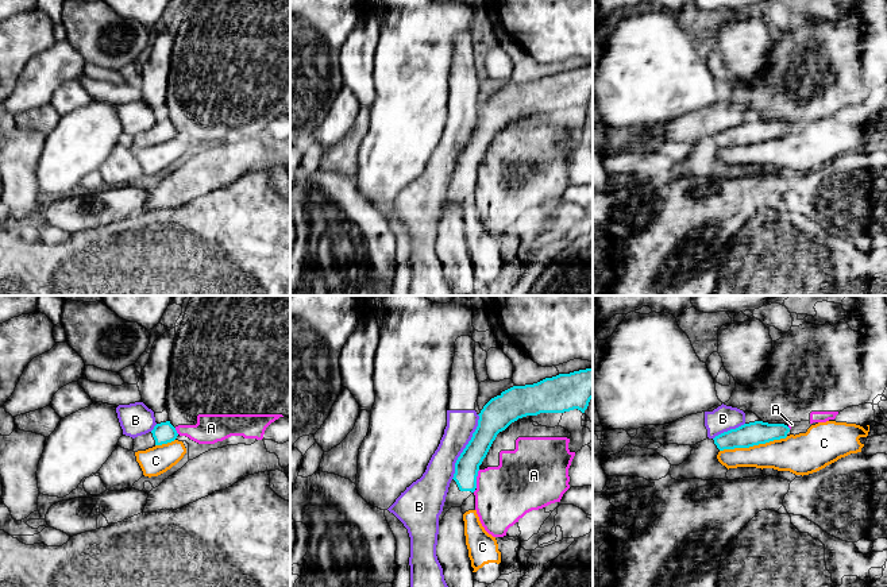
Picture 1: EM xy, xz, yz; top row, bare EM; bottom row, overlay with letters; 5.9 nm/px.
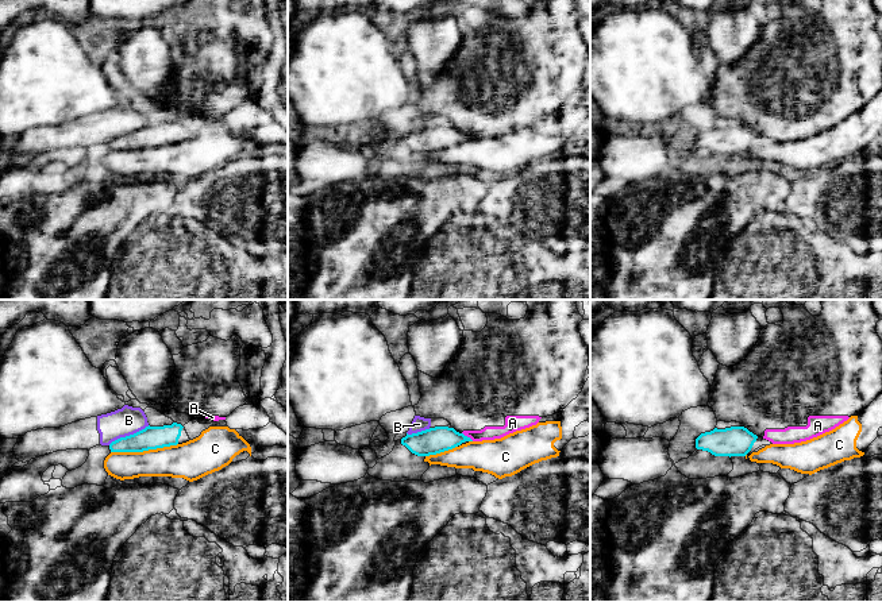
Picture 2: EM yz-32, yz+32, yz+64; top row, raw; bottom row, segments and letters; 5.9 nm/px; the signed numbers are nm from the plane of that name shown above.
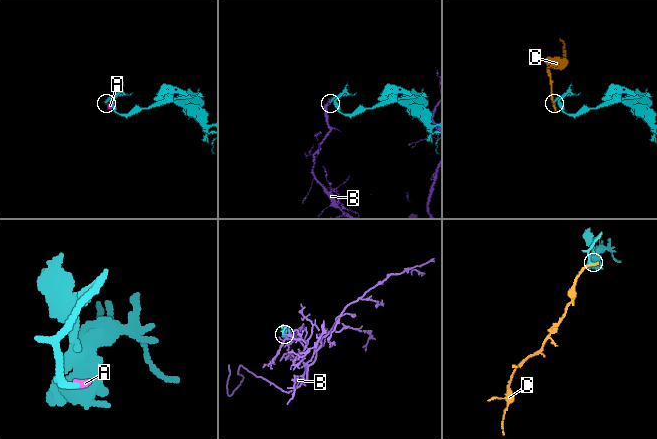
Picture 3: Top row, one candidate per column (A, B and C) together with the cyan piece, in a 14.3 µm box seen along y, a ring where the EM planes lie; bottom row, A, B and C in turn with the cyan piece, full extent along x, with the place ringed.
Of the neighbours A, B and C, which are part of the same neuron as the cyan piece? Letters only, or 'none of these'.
none of these

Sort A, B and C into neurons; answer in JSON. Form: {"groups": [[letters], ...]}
{"groups": [["A"], ["B"], ["C"]]}

